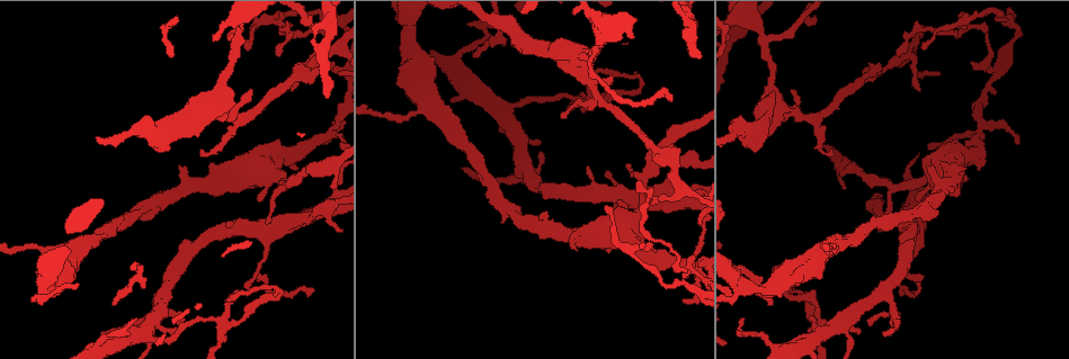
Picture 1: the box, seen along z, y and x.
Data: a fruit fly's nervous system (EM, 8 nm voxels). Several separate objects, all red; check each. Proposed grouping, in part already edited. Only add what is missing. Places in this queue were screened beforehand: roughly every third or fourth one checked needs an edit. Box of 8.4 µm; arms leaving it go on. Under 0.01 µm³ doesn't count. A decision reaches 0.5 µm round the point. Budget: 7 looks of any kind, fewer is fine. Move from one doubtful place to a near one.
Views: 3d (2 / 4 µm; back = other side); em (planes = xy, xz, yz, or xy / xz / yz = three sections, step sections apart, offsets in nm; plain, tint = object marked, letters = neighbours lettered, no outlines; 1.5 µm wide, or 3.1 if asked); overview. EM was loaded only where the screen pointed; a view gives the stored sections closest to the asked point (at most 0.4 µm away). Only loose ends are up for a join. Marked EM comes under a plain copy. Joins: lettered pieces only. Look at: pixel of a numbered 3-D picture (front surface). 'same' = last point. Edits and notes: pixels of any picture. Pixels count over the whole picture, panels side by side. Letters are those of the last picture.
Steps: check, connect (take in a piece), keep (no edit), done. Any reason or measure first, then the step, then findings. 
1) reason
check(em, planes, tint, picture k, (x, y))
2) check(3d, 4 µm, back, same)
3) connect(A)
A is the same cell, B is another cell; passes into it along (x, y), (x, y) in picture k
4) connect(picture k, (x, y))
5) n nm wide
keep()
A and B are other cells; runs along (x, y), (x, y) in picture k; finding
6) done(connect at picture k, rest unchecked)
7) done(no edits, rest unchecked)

thin end
check(3d, 2 µm, picture 1, (744, 319))

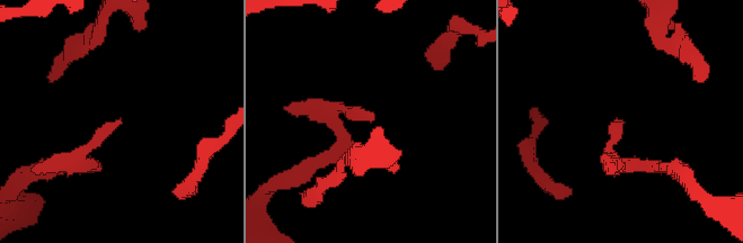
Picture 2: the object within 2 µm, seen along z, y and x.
shape alone is not enough
check(em, planes, tint, picture 2, (372, 119))

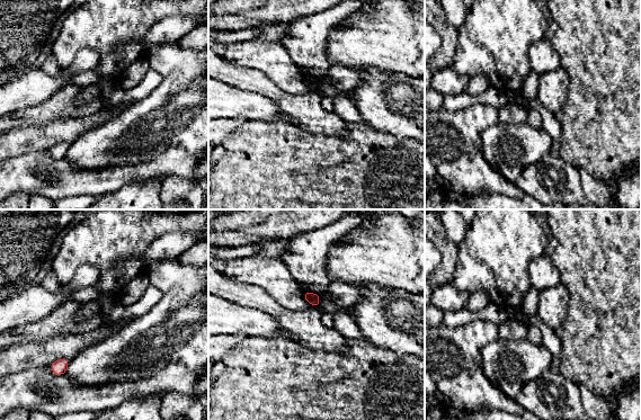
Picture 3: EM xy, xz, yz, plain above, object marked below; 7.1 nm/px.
what lies round it
check(em, planes, letters, same)

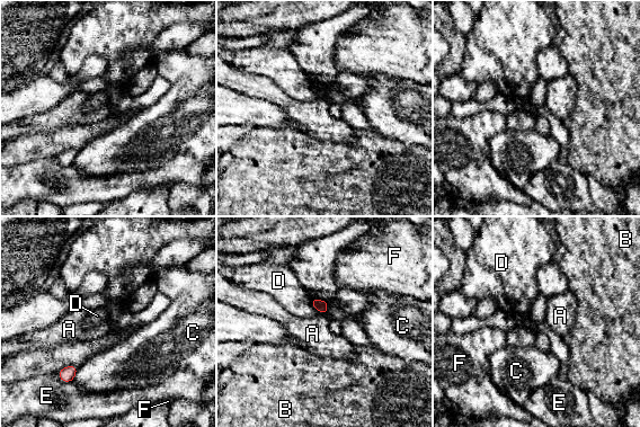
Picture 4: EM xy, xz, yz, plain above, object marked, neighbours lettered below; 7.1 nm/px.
80 nm wide
keep()
A, B, C, D, E and F are other cells; border along (311, 297), (311, 303), (321, 312) in picture 4; none of them fits

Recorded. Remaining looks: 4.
free end
check(em, planes, letters, picture 1, (249, 286))

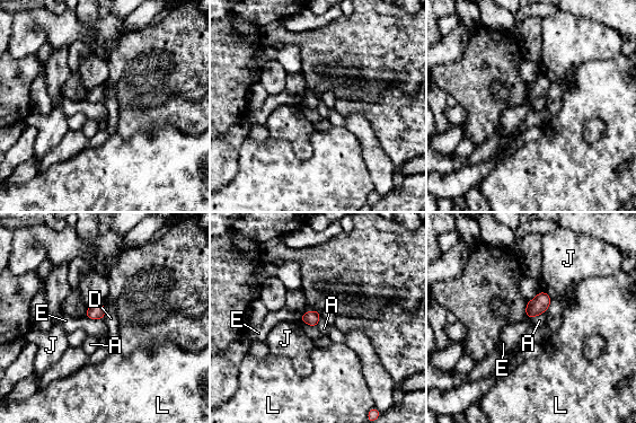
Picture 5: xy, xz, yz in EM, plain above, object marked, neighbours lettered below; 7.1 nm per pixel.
E touches over 160 nm
keep()
A, D, E, J and L are other cells; border along (546, 310), (532, 318) in picture 5; none of them fits

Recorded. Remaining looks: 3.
branch stops here
check(3d, 4 µm, picture 1, (883, 332))

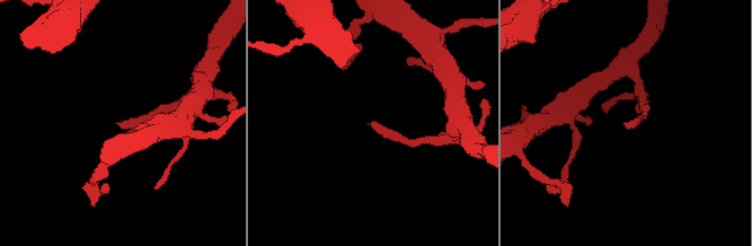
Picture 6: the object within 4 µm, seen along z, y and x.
check(em, yz, step 8, tint, picture 6, (373, 122))

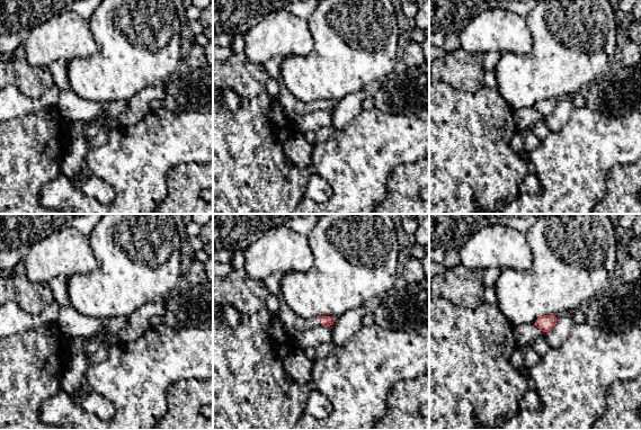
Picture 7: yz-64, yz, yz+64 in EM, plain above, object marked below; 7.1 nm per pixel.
another direction
check(em, planes, letters, same)

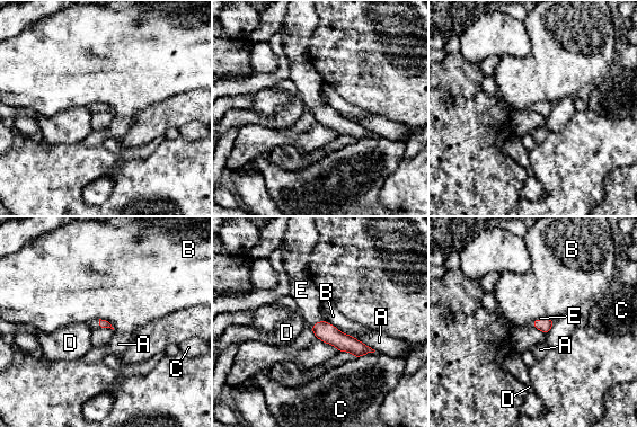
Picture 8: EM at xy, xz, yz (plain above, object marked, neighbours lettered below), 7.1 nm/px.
connect(E)
E is the same cell, A, B, C and D are other cells; passes into it along (325, 331), (317, 322), (308, 296) in picture 8; the neuron continues

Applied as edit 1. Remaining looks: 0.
done(connect at picture 8, rest unchecked)

